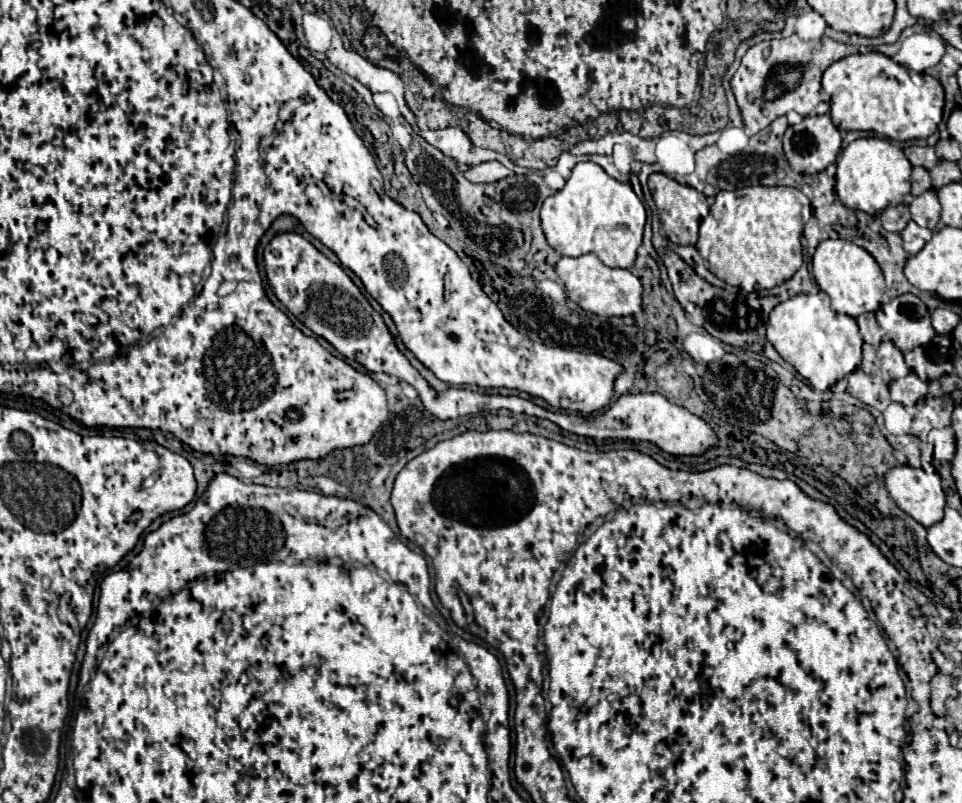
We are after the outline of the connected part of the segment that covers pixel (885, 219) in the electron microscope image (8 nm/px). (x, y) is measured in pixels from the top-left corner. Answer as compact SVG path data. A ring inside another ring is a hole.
M898 204L894 208L886 208L882 214L880 214L880 220L882 220L882 226L890 232L902 232L904 226L910 222L910 212L908 212L908 206L906 204Z

